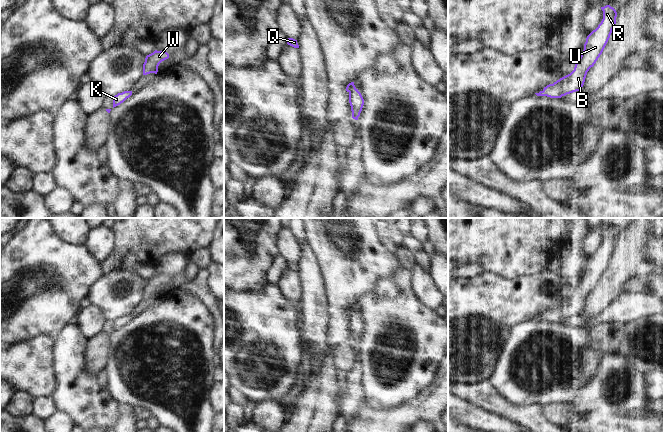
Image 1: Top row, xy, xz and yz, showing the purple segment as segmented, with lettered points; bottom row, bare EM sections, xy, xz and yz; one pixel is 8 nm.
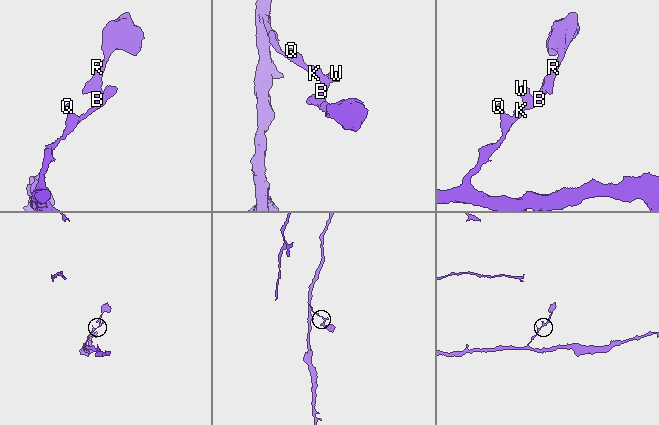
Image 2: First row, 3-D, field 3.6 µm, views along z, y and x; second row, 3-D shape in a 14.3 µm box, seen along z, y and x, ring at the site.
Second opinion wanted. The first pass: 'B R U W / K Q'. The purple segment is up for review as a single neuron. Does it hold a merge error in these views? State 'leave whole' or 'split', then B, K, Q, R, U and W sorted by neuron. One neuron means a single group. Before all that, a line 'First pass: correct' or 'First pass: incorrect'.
First pass: incorrect
leave whole; groups B K Q R U W

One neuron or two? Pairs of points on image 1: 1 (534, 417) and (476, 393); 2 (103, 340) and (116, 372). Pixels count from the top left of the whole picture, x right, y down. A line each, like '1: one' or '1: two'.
1: one
2: two

